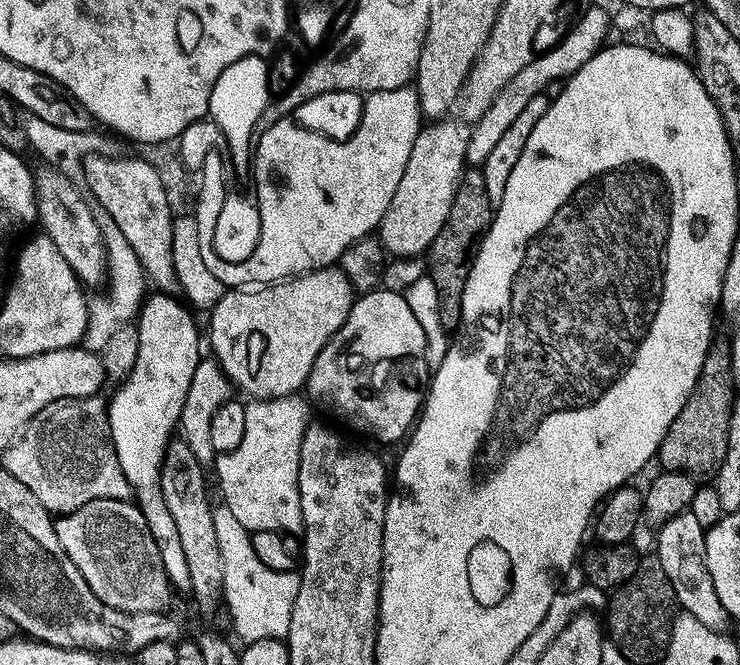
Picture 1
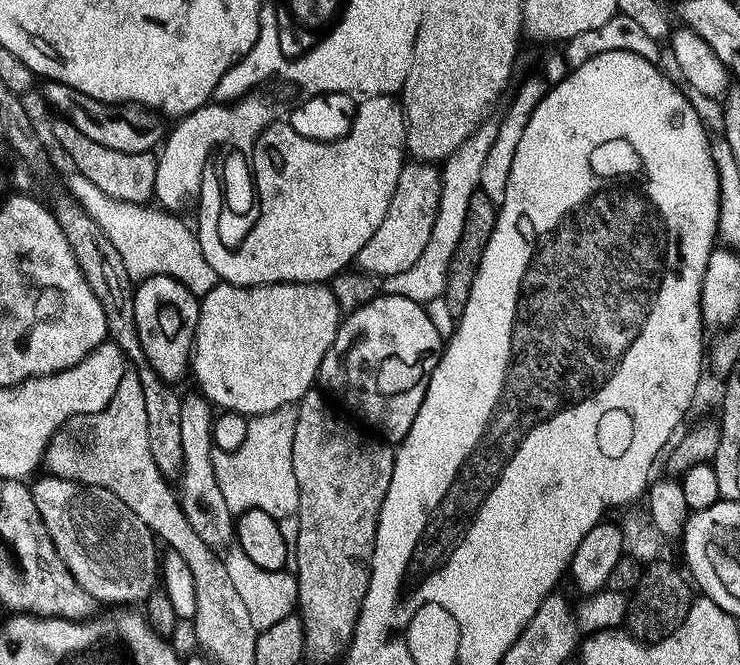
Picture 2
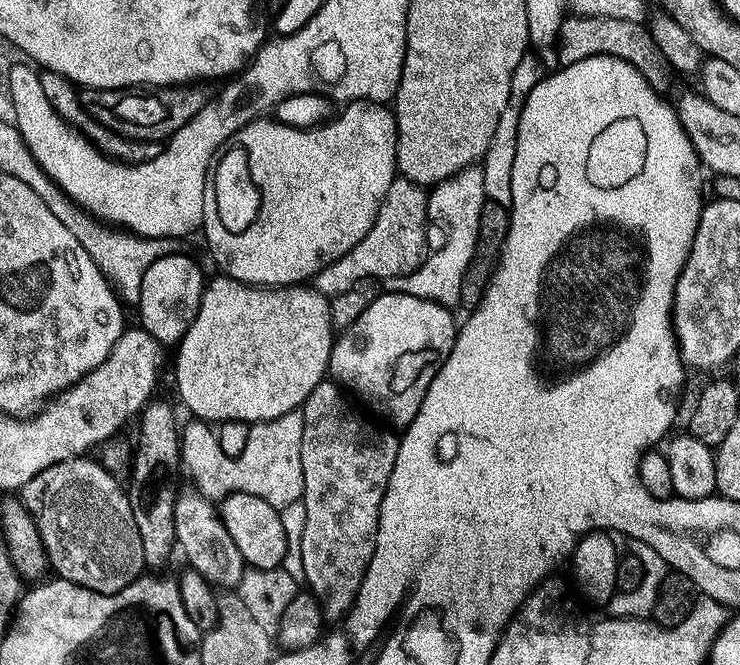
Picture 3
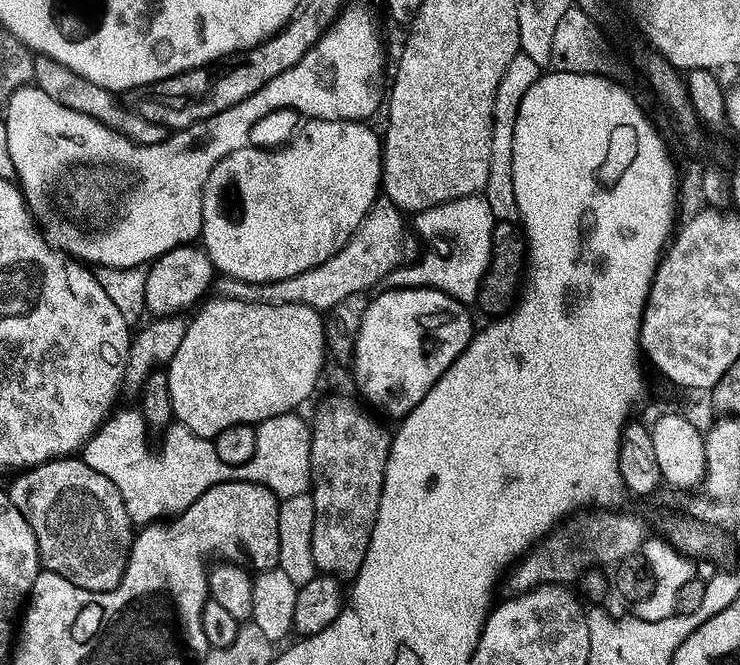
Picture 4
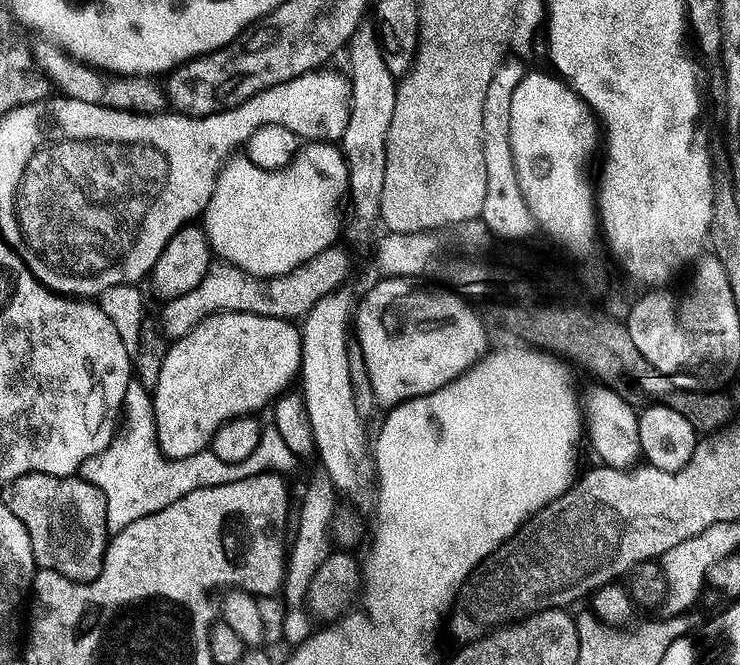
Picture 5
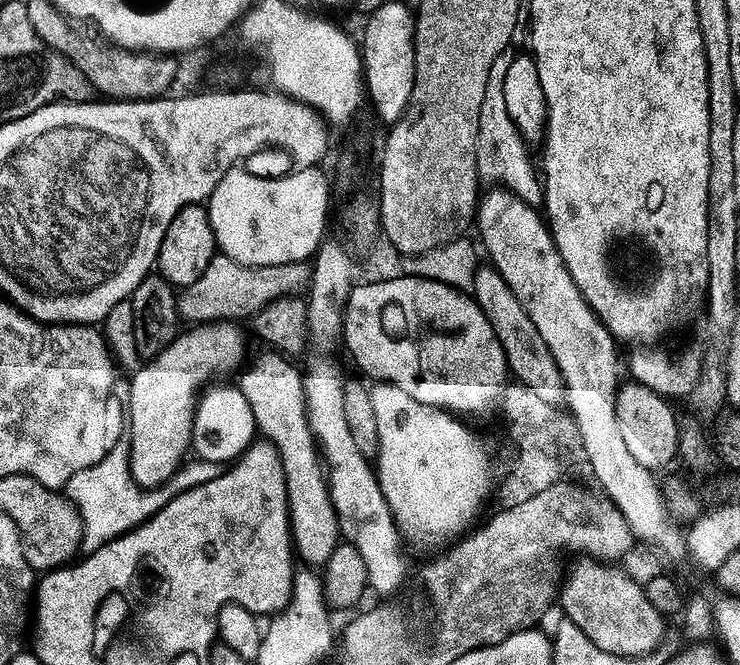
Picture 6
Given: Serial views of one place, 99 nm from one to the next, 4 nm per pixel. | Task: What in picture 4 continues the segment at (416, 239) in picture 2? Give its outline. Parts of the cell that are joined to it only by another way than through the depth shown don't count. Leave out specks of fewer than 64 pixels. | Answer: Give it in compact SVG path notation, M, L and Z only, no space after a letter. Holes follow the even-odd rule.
M387 198L377 199L358 230L346 242L346 246L326 258L326 262L302 274L294 274L294 278L282 278L272 284L248 284L245 280L224 276L215 281L215 291L235 300L253 300L263 304L305 304L317 310L333 308L349 294L375 289L386 274L405 263L404 256L412 252L413 233L410 228L408 233L404 220L405 213L401 212L397 204Z

